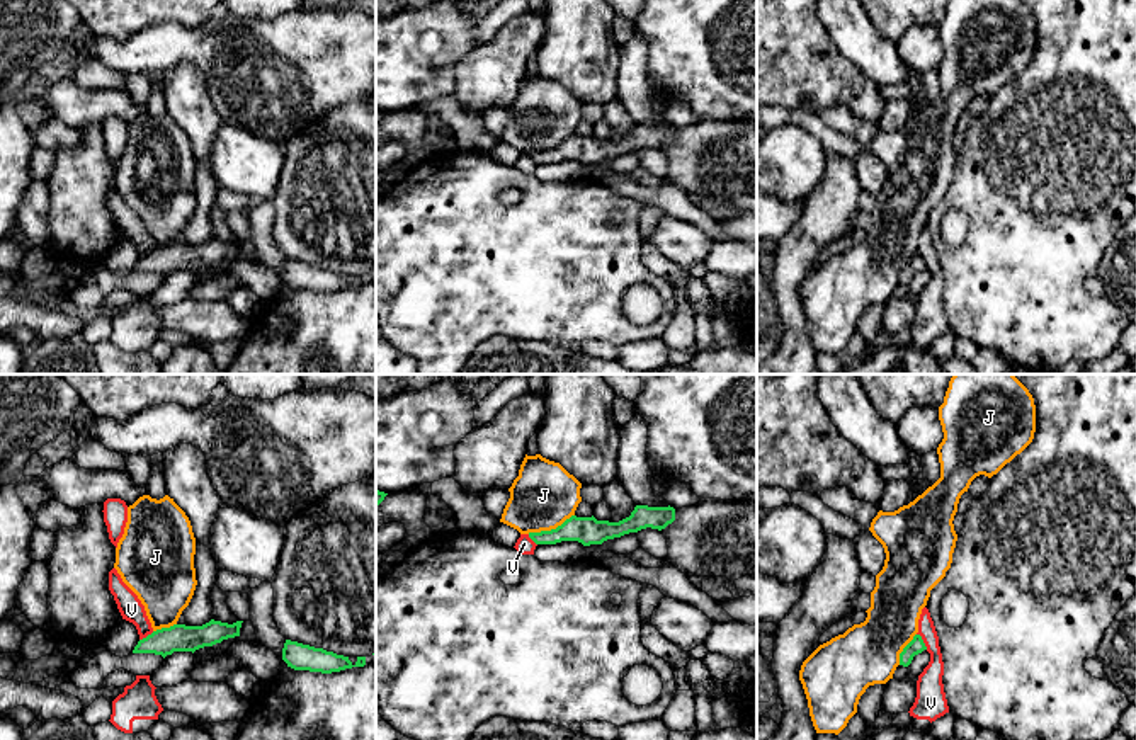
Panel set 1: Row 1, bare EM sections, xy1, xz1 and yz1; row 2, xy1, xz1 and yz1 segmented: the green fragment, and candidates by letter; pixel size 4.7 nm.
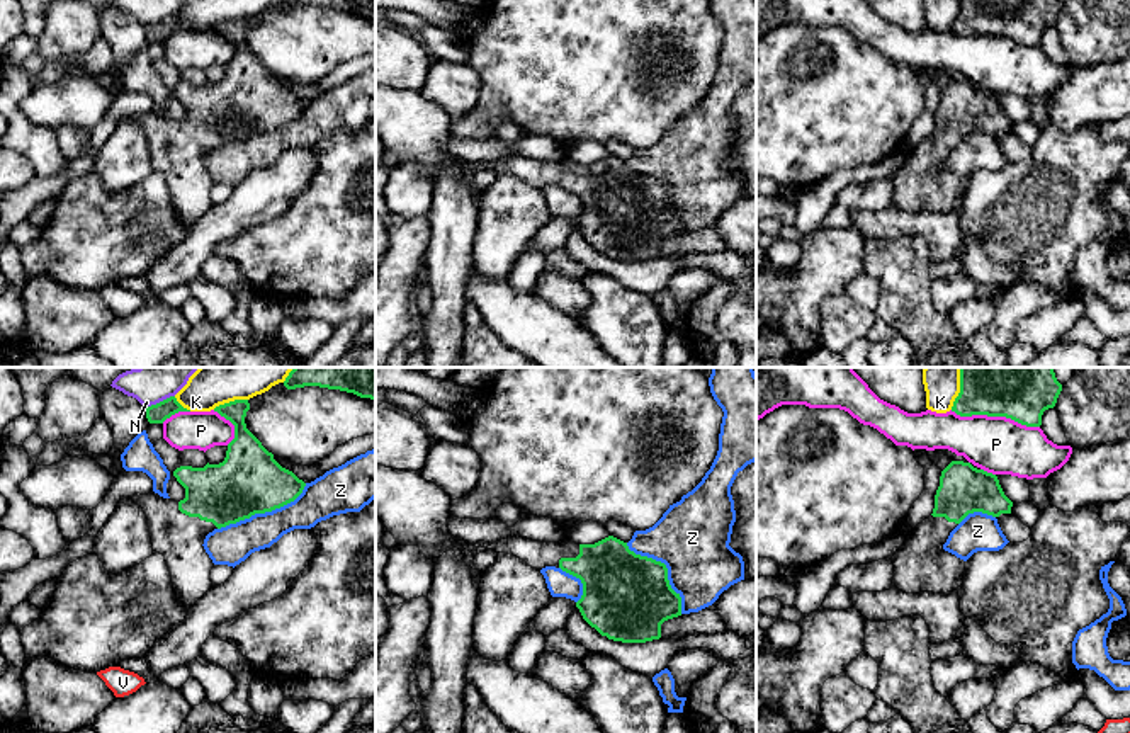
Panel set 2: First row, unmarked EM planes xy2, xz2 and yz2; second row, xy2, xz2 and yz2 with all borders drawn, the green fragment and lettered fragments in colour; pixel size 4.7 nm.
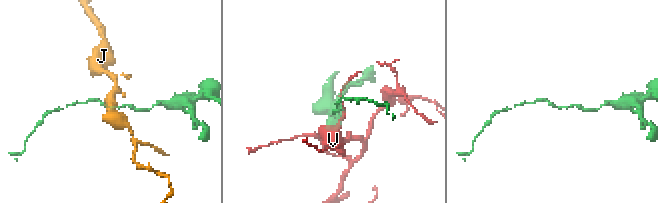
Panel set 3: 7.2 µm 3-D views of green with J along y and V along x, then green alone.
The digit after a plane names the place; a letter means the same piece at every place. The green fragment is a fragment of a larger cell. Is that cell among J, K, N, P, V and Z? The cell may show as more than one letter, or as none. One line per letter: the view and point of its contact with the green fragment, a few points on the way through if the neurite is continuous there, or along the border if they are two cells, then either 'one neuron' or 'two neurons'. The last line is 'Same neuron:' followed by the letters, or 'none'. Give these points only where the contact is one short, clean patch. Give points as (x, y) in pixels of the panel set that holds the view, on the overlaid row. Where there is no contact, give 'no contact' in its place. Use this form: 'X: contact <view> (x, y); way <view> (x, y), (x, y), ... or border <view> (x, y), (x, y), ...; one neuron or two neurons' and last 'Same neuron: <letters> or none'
J: contact xz1 (551, 529); border xz1 (573, 514), (555, 528), (528, 533); two neurons
K: contact xy2 (230, 402); two neurons
N: contact xy2 (160, 402); two neurons
P: contact yz2 (994, 415); two neurons
V: contact yz1 (922, 642); border yz1 (917, 633), (927, 648); two neurons
Z: contact xy2 (264, 512); two neurons
Same neuron: none

